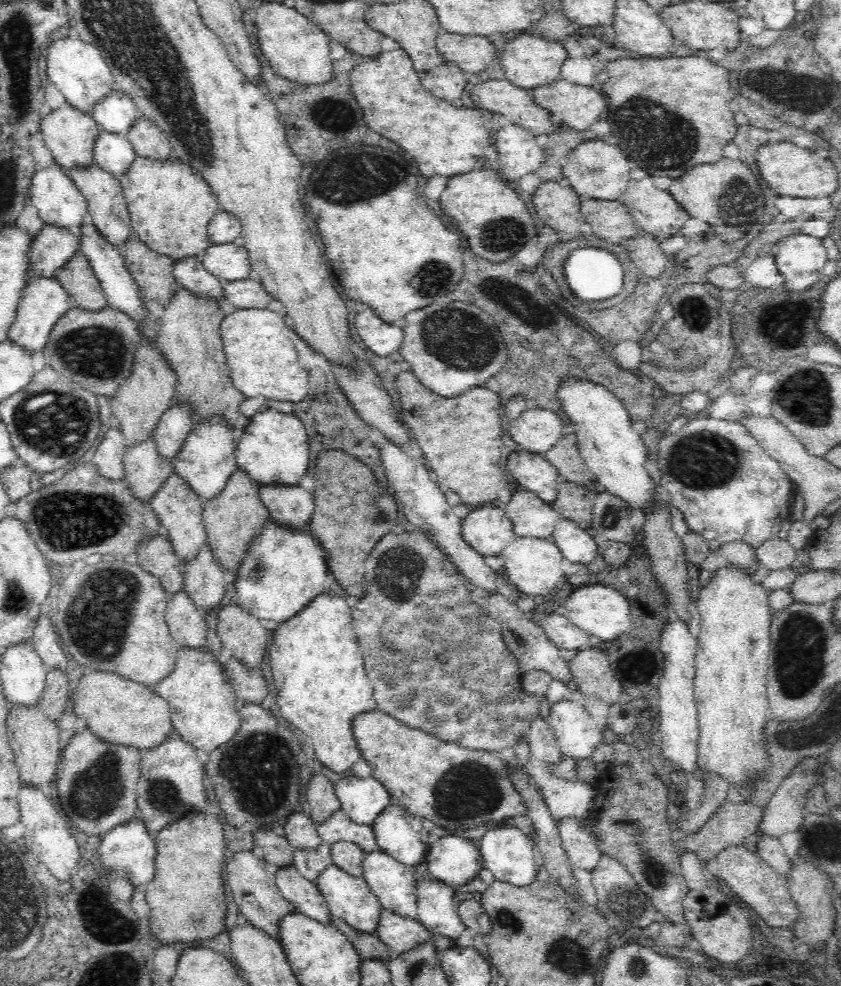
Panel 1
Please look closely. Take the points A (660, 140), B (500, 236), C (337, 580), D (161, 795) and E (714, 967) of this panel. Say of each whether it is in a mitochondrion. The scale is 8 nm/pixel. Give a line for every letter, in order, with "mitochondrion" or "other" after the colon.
A: mitochondrion
B: mitochondrion
C: other
D: mitochondrion
E: other

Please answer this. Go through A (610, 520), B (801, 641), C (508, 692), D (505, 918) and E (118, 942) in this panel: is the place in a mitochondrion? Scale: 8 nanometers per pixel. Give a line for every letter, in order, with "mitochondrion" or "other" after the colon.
A: mitochondrion
B: mitochondrion
C: other
D: mitochondrion
E: mitochondrion

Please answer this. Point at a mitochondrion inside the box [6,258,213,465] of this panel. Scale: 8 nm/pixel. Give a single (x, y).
(56, 424)

